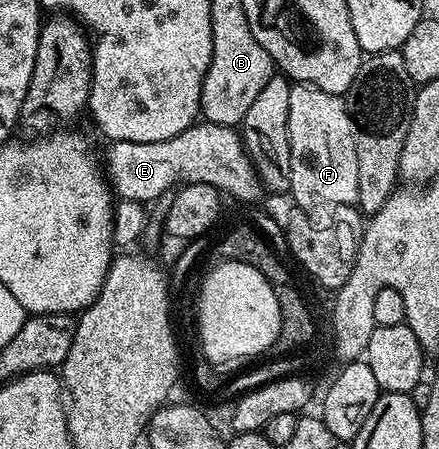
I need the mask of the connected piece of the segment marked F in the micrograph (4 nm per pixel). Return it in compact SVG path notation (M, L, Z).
M297 83L291 91L289 108L289 146L291 147L291 167L289 168L289 193L292 204L312 217L318 223L330 220L329 213L340 205L356 206L359 195L359 159L355 155L358 130L355 118L345 104L344 96L328 93L314 85Z

